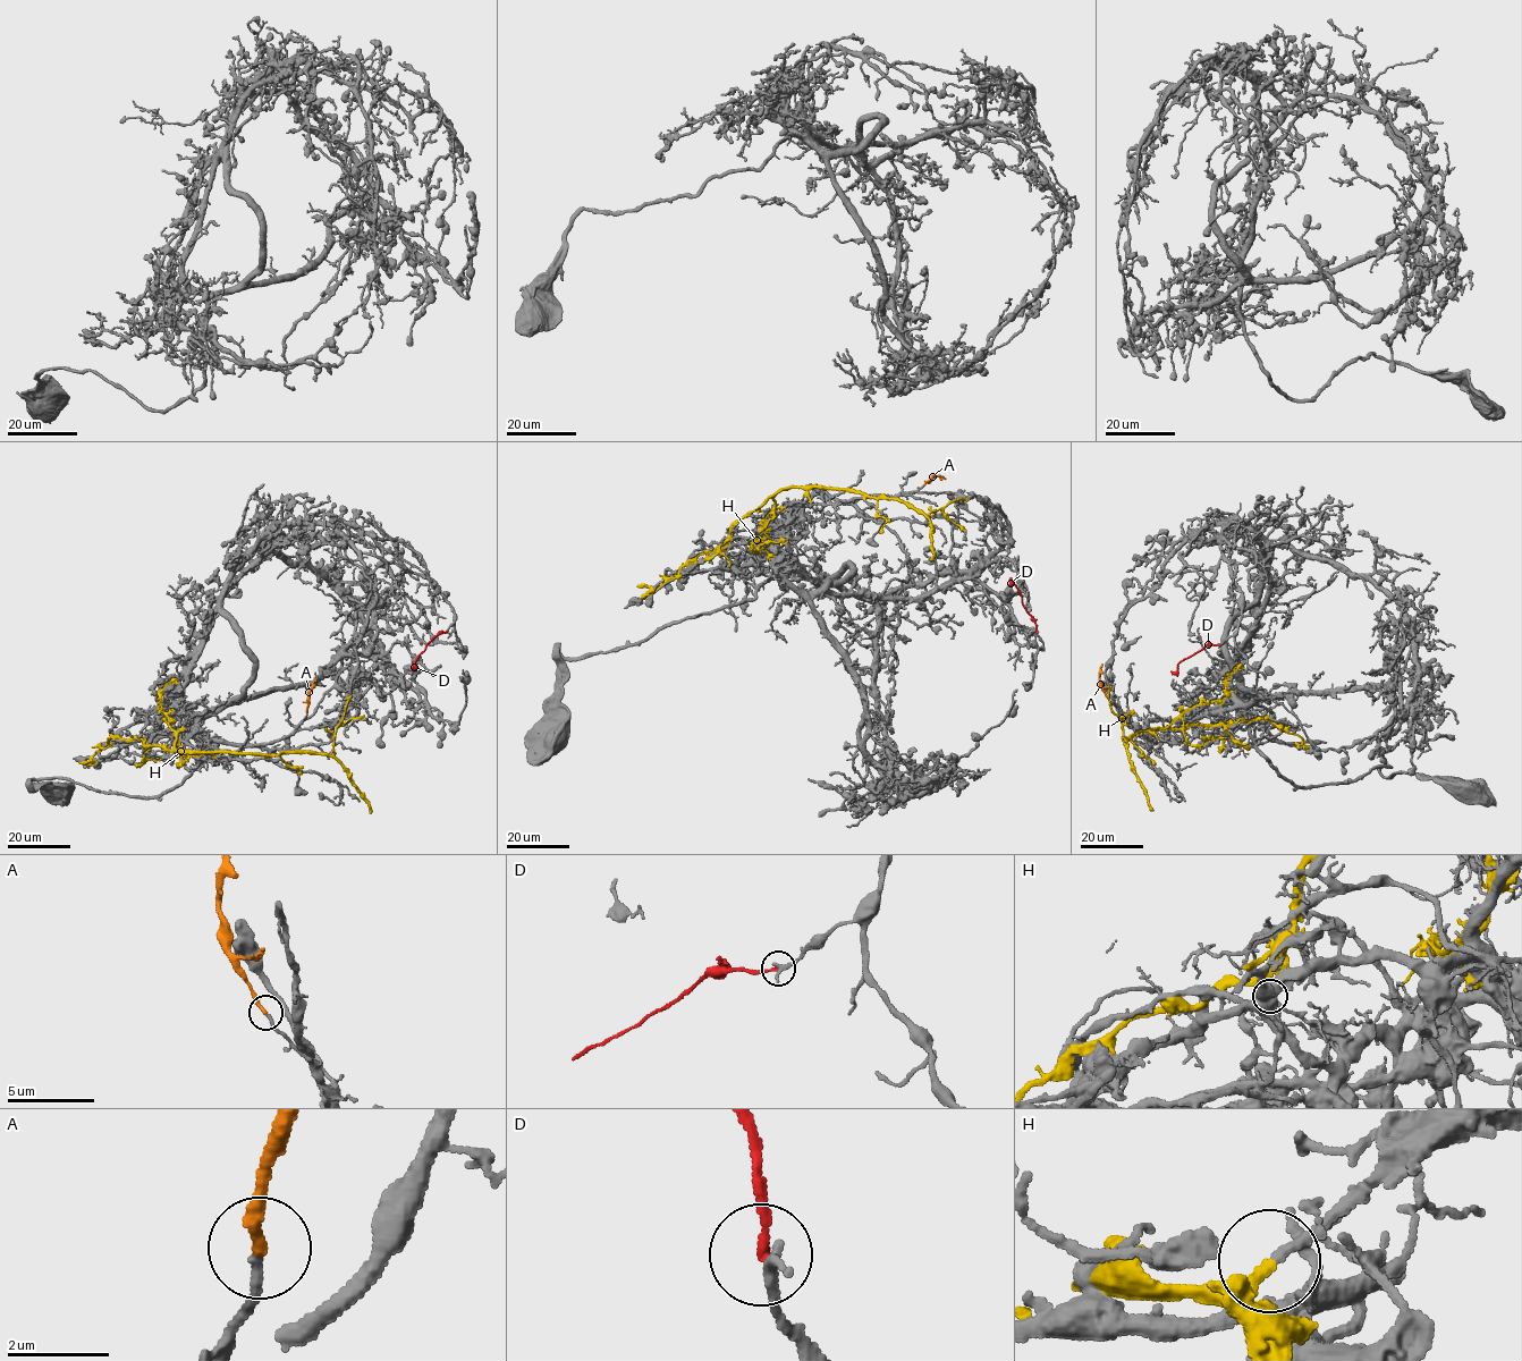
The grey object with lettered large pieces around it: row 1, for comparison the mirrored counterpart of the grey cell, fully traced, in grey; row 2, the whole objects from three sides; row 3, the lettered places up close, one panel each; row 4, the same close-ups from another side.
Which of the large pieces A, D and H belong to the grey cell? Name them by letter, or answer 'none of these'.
A

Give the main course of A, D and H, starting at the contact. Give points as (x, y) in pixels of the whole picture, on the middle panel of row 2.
A: (924, 484), (936, 475), (945, 479)
D: (1037, 631), (1021, 594), (1011, 584), (1011, 577)
H: (725, 550), (729, 529), (783, 489), (854, 489), (923, 512), (931, 527), (930, 560)

